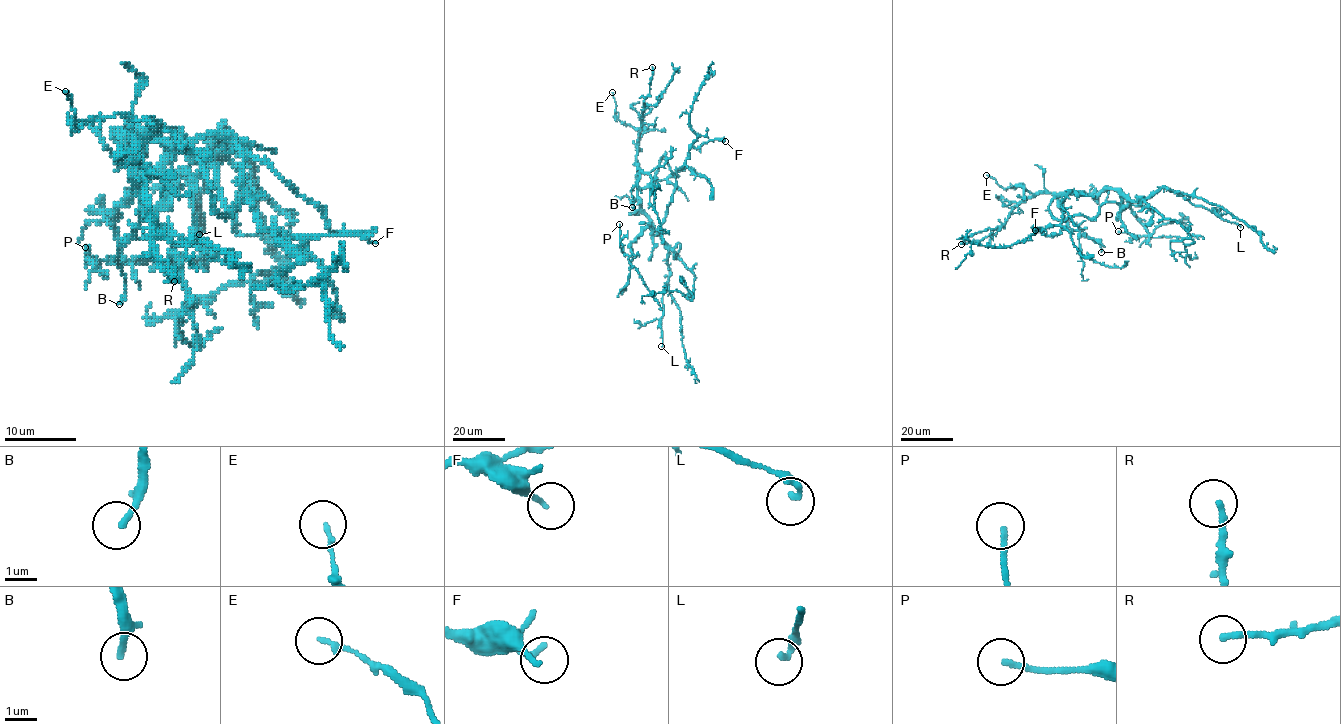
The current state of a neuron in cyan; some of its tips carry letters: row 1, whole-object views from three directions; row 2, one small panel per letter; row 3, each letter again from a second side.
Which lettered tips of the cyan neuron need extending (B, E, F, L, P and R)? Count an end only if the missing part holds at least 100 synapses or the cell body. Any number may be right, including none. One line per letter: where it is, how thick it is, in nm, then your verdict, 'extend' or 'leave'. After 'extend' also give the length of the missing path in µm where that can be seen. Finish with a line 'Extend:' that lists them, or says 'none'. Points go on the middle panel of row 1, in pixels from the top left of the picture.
B: (632, 207) | 200 nm | leave
E: (612, 92) | 140 nm | leave
F: (725, 141) | 140 nm | leave
L: (661, 346) | 200 nm | leave
P: (619, 224) | 160 nm | leave
R: (652, 67) | 190 nm | leave
Extend: none

